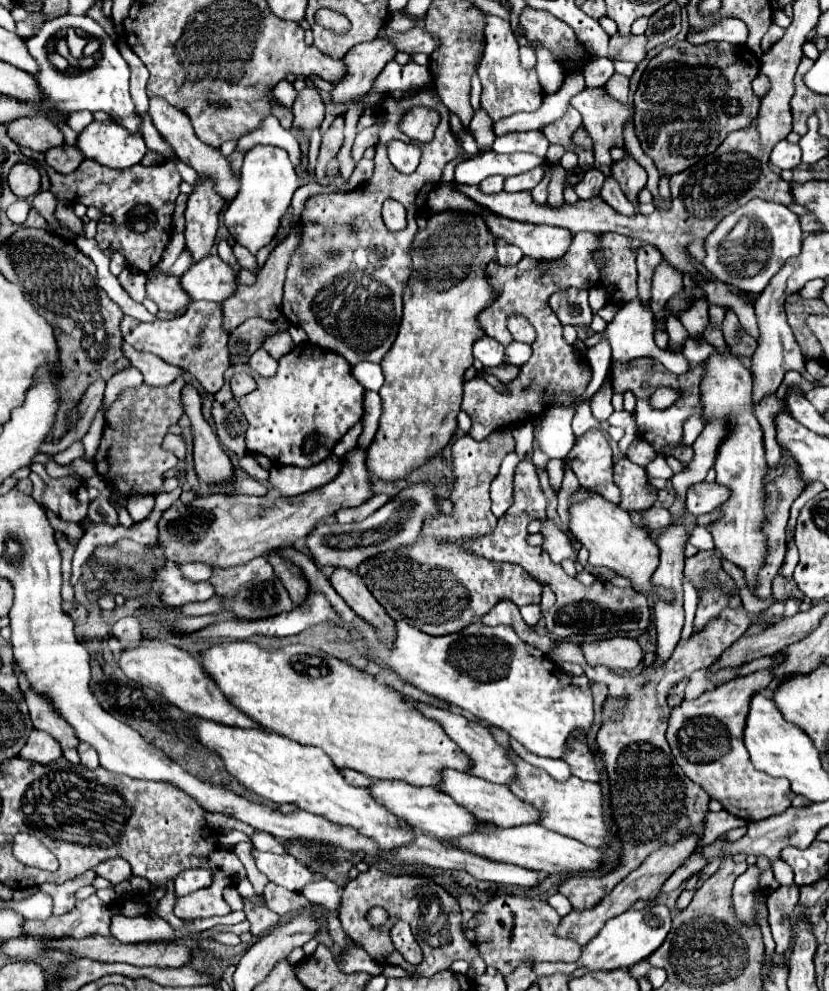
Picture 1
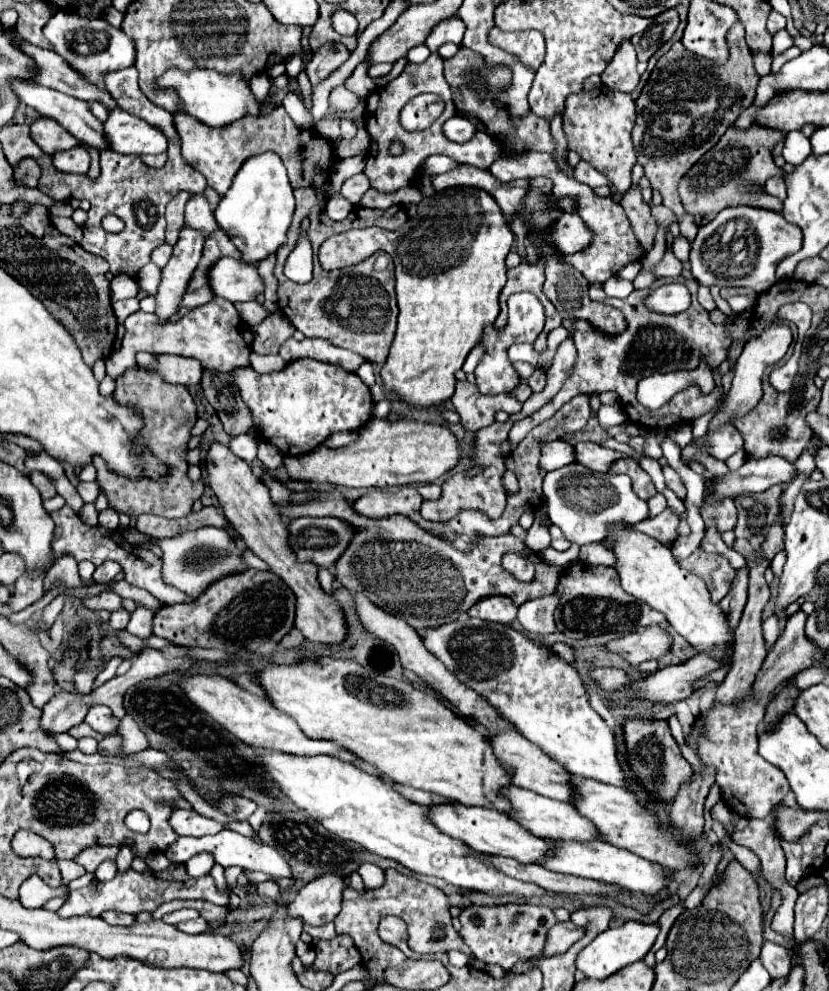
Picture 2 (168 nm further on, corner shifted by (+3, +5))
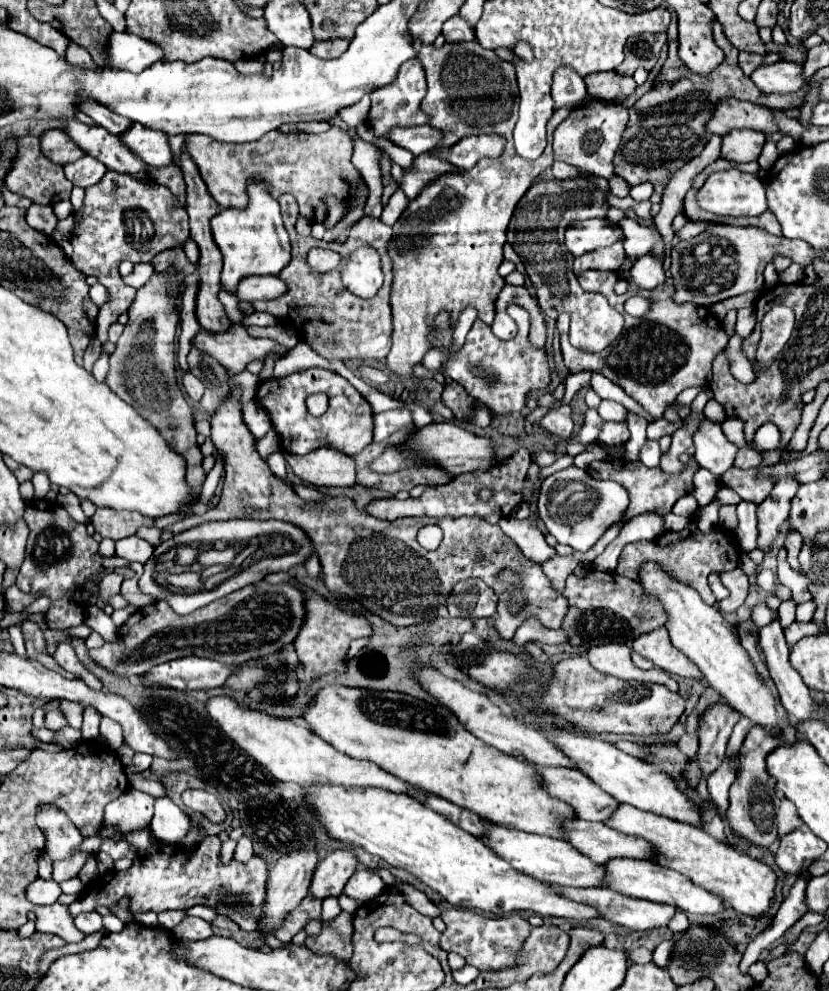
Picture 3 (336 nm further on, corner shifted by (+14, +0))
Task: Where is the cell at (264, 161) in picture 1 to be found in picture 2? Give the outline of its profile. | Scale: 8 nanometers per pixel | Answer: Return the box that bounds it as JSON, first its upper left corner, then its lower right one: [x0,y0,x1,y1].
[214,153,294,263]

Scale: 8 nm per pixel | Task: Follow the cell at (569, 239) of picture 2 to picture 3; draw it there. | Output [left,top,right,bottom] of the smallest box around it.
[565,218,623,258]

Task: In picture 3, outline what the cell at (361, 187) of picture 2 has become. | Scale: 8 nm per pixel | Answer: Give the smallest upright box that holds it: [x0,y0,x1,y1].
[325,196,345,228]

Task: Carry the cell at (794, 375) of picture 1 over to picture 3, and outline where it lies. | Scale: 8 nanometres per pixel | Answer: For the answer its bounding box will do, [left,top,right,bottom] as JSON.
[737,500,757,550]

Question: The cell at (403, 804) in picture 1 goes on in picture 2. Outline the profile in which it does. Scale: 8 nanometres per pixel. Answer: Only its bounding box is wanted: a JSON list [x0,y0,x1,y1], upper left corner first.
[428,805,554,865]

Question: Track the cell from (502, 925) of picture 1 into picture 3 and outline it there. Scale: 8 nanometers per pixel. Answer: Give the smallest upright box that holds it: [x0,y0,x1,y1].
[441,908,533,972]

